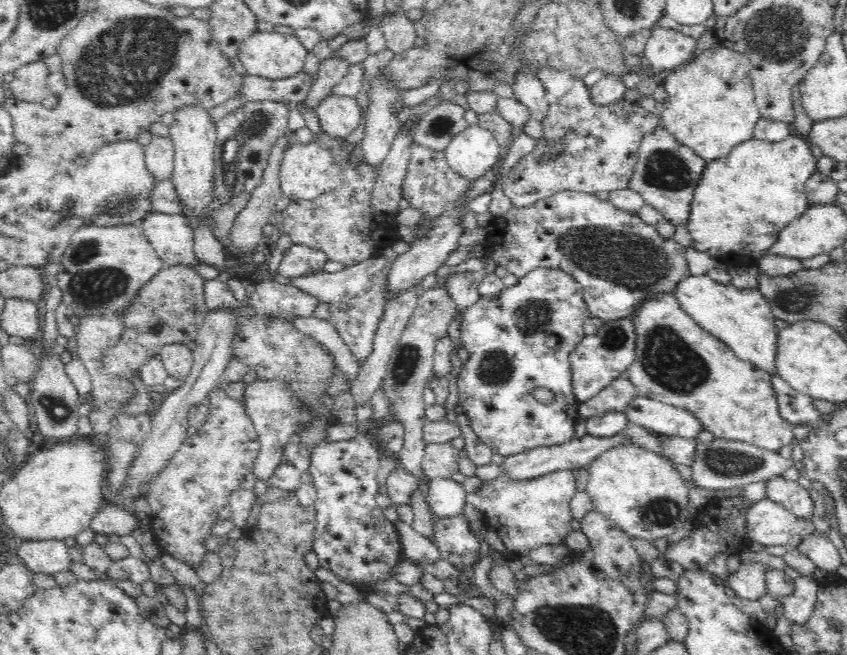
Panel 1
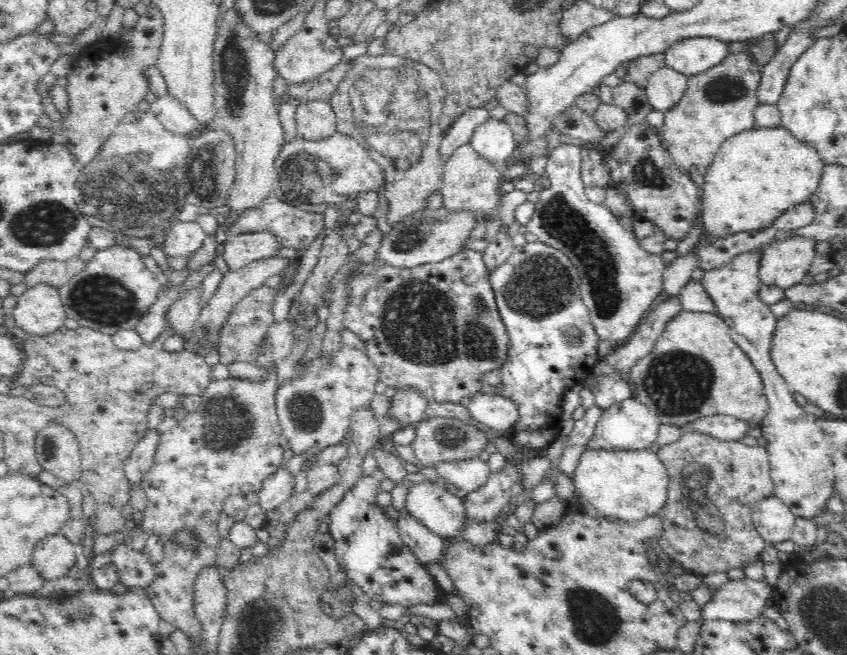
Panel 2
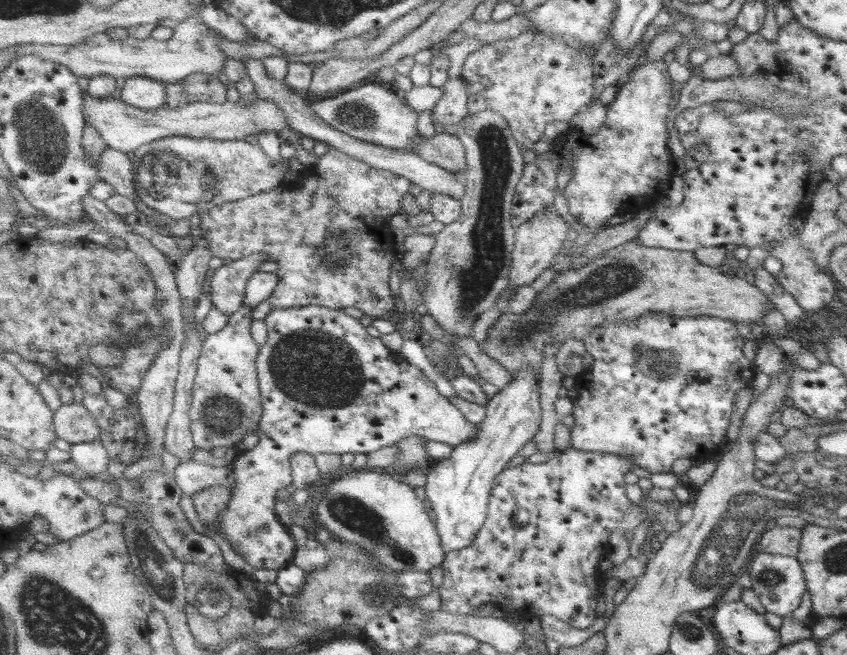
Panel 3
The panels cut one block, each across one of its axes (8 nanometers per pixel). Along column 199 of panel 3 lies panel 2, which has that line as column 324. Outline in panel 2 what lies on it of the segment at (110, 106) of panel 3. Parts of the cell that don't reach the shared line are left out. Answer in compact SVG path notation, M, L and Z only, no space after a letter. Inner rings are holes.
M312 100L297 104L295 122L297 136L317 141L337 131L337 119L330 102Z

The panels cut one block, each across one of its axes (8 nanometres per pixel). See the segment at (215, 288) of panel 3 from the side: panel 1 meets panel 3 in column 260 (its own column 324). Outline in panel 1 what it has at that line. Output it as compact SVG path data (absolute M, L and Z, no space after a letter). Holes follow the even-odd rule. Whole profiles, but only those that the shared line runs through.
M292 244L284 251L284 258L278 270L284 278L300 278L324 272L324 264L328 261L327 255L321 250Z

